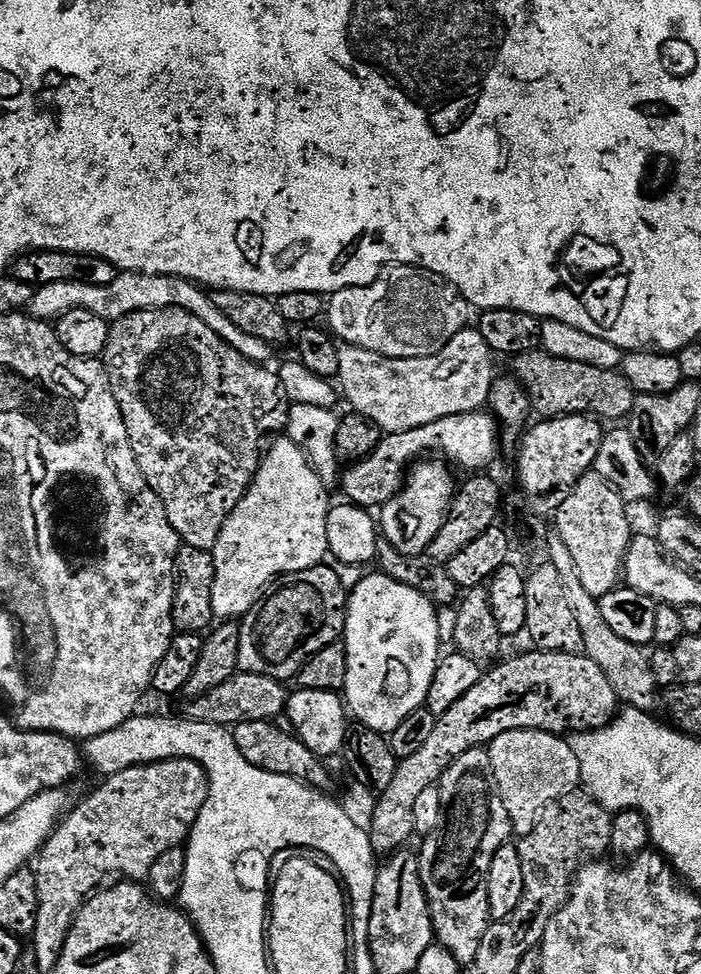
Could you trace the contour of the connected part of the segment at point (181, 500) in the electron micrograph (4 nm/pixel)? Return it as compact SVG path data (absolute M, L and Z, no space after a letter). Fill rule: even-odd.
M148 308L144 312L132 312L111 325L106 353L107 359L112 359L112 364L110 363L112 393L120 407L128 436L132 439L132 448L136 451L136 459L140 461L140 470L144 473L144 479L156 491L160 501L164 504L170 526L182 537L183 543L205 550L215 548L225 518L232 513L236 504L248 491L252 477L255 476L256 469L260 467L262 459L260 424L264 424L268 420L267 414L260 409L260 400L262 403L268 404L282 392L281 385L274 379L273 373L271 376L262 365L251 364L242 353L235 352L212 328L215 327L212 327L209 321L200 319L187 308Z

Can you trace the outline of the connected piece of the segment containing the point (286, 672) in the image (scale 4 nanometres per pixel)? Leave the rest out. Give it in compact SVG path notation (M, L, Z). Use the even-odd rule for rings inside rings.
M328 567L307 568L283 577L282 583L276 586L281 588L273 587L252 611L245 614L239 625L237 666L240 672L288 682L291 676L292 679L299 677L302 666L311 656L341 639L346 587L337 569Z

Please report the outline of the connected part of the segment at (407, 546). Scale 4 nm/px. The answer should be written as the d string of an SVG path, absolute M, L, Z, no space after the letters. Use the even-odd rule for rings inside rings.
M428 462L417 463L407 473L400 491L396 493L396 497L384 503L378 512L378 515L380 515L378 528L382 533L383 539L407 556L423 557L427 553L430 542L434 542L434 538L436 537L435 531L438 527L438 517L445 507L445 465L440 462L432 462L436 464L424 463ZM436 515L438 515L437 520Z

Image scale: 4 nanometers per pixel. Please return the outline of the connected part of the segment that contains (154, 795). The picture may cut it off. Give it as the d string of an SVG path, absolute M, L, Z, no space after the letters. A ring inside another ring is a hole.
M160 760L156 764L139 764L136 768L127 768L107 777L103 783L101 788L94 789L77 808L75 805L61 819L56 831L35 857L40 926L71 925L72 917L79 912L84 901L113 878L147 877L152 863L185 839L200 816L202 806L208 801L208 773L195 760Z

